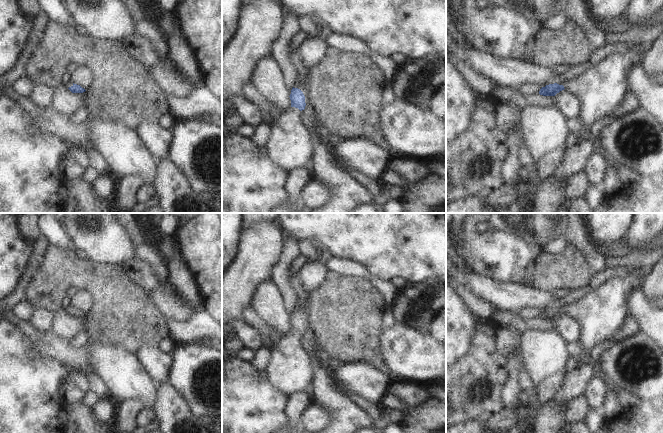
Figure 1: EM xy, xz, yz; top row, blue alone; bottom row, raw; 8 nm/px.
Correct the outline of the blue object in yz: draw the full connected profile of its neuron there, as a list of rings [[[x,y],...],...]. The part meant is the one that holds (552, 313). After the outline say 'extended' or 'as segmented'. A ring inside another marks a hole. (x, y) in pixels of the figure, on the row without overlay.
[[[617,278],[601,285],[563,309],[546,309],[539,315],[543,320],[555,320],[566,313],[580,326],[578,344],[596,354],[612,343],[628,317],[628,293],[640,289],[644,282],[631,278]]] | extended

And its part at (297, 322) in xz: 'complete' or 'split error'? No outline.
split error

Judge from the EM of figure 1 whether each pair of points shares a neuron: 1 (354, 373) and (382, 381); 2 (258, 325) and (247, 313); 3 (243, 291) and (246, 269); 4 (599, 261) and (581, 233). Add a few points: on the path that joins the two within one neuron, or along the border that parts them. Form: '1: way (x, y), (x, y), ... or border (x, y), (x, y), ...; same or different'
1: way (361, 379), (375, 381); same
2: way (255, 322), (249, 316); same
3: way (243, 286), (244, 274); same
4: way (592, 254), (581, 240); same

